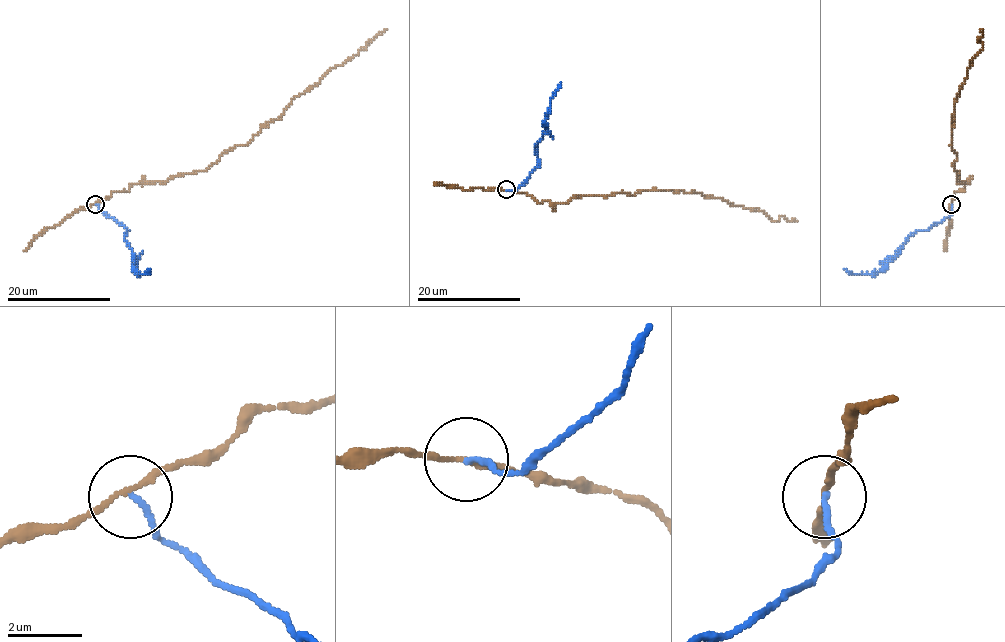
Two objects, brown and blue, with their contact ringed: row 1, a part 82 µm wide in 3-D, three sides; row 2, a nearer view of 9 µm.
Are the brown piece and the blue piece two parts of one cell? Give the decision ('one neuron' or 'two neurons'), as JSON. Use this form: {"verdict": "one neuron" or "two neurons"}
{"verdict": "two neurons"}

